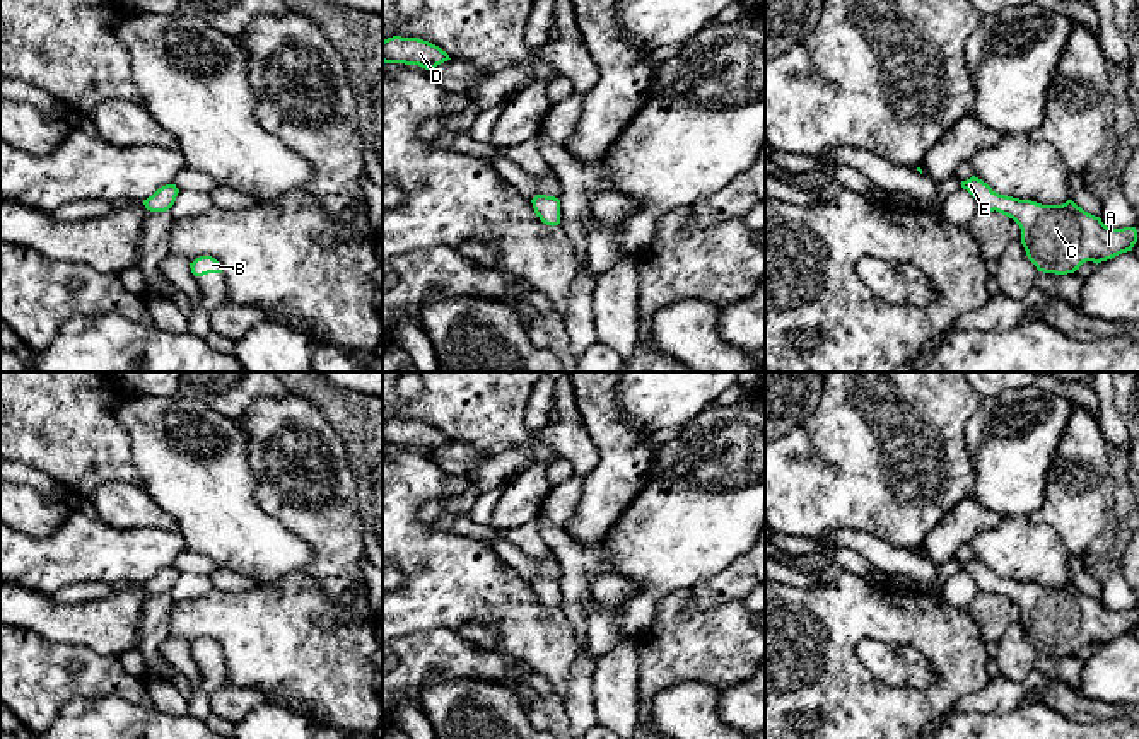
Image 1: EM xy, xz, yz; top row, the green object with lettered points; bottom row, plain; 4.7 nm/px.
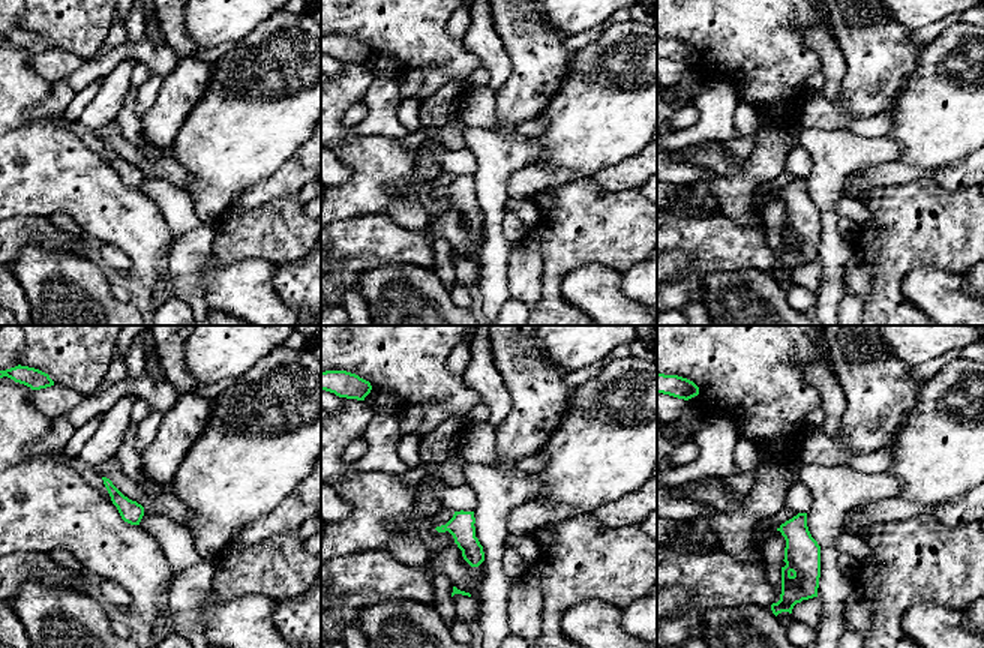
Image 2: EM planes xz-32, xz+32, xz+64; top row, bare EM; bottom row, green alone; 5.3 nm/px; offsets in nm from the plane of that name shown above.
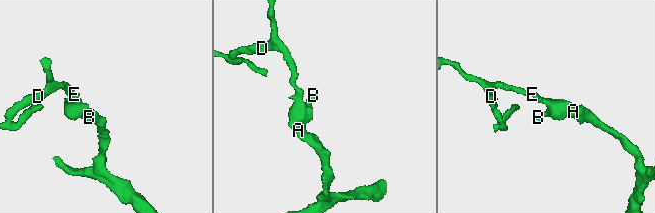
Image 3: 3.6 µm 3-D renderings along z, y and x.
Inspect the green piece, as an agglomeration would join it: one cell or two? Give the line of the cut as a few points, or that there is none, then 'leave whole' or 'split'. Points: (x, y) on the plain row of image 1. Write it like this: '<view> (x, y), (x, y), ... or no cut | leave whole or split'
no cut | leave whole

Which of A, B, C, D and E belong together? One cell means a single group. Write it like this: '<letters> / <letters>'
A B C D E

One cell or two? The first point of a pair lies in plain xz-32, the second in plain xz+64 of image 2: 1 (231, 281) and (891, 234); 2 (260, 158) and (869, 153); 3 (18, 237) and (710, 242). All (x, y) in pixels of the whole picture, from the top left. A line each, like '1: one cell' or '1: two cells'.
1: two cells
2: two cells
3: one cell

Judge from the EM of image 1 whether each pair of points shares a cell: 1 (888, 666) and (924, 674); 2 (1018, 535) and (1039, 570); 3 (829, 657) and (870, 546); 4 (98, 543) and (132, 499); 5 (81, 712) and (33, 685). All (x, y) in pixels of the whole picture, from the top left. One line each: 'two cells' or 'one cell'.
1: one cell
2: one cell
3: two cells
4: two cells
5: two cells

